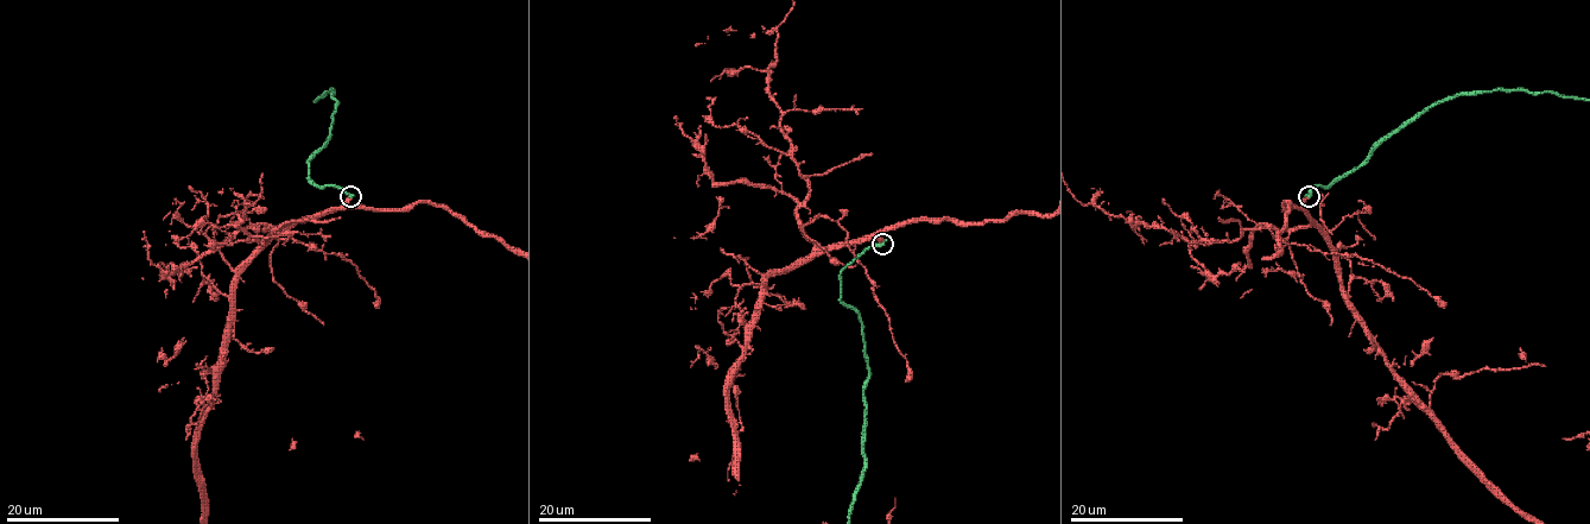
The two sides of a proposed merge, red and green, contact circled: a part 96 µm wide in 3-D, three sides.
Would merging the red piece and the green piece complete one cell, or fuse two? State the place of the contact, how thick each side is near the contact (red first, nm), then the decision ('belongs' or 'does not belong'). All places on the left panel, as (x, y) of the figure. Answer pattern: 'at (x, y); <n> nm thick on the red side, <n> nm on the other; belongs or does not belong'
at (350, 196); 360 nm thick on the red side, 280 nm on the other; belongs

